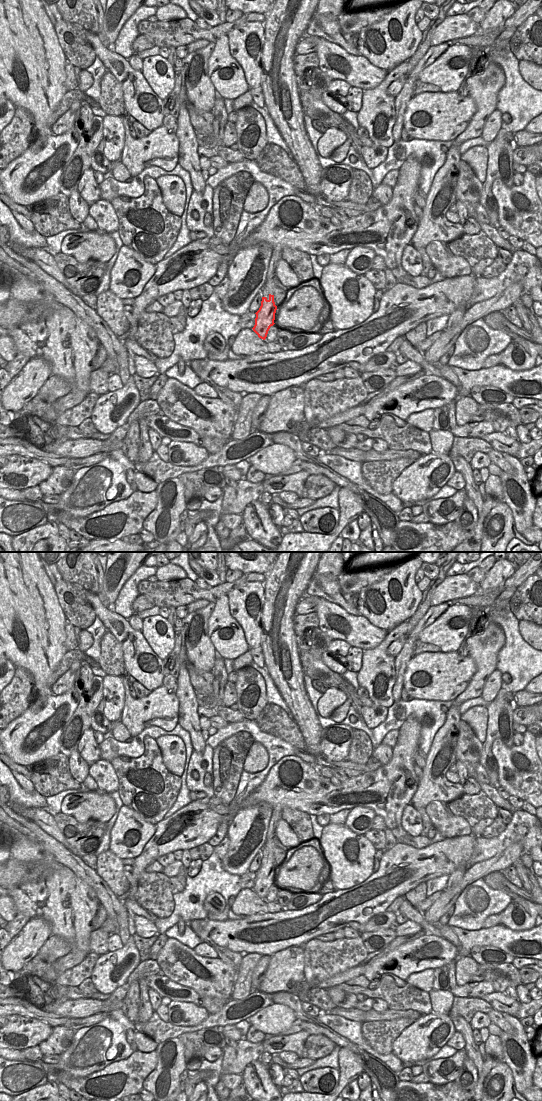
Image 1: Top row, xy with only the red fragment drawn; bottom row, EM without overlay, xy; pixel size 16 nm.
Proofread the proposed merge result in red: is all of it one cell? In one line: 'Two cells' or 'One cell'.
Two cells

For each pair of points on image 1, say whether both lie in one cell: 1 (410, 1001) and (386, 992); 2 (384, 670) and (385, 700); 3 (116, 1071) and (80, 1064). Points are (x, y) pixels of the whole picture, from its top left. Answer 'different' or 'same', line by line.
1: same
2: same
3: different

